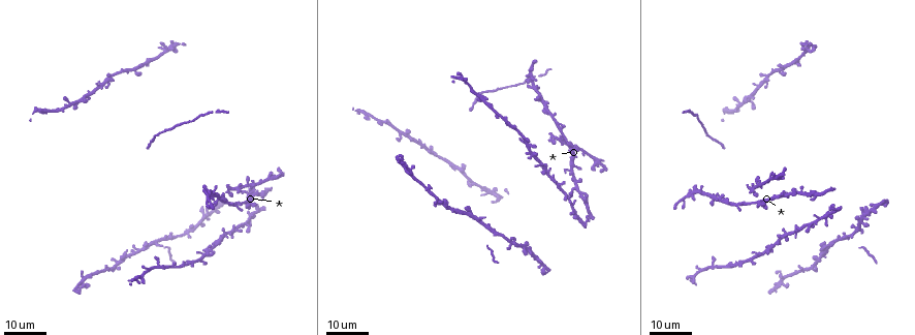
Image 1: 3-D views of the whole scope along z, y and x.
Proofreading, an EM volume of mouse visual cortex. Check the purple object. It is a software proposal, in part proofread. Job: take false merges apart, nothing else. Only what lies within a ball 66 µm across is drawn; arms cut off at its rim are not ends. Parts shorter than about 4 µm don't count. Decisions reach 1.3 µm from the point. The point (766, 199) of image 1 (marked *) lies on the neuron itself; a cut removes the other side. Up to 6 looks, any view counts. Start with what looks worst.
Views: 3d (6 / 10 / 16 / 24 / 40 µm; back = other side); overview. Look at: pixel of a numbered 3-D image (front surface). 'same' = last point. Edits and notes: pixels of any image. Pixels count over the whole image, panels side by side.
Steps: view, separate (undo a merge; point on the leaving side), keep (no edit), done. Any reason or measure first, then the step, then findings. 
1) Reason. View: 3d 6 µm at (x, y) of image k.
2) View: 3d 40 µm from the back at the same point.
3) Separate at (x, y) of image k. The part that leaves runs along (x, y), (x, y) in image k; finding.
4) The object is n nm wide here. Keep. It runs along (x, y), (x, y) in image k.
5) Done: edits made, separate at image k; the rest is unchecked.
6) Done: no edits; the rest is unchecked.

Three-way junction. View: 3d 24 µm at (404, 134) of image 1.

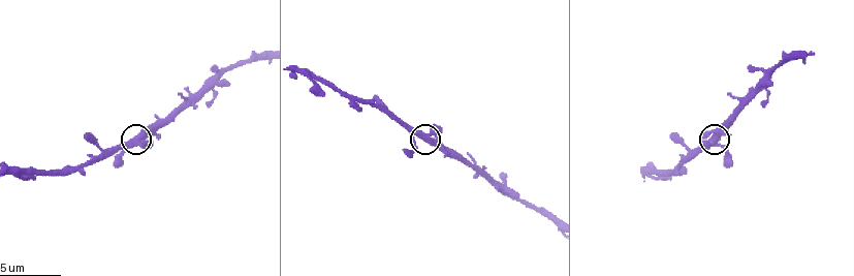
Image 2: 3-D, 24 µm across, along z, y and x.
Zoom in. View: 3d 10 µm at (137, 137) of image 2.

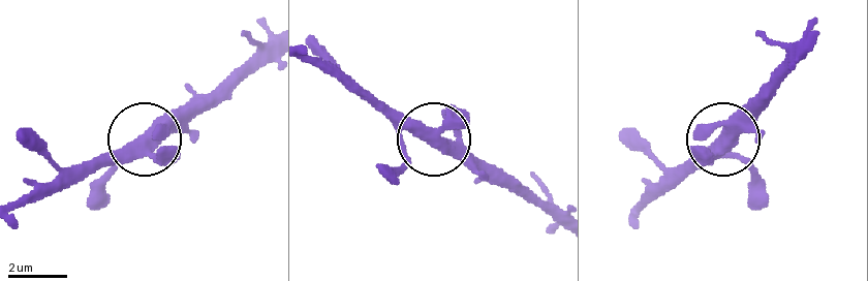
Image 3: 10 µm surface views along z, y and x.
The side arm is 17 µm long. Keep. One neuron here.

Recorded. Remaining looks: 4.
Two arms in line, one across. View: 3d 24 µm at (174, 235) of image 1.

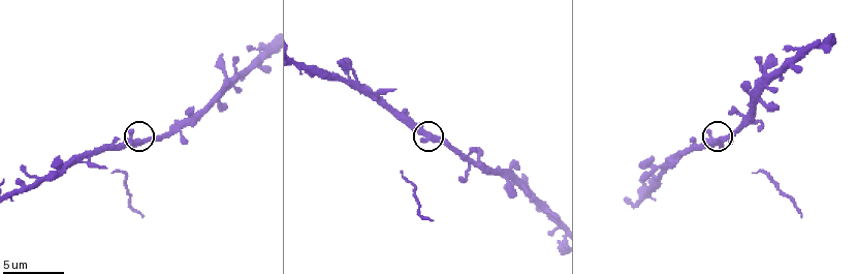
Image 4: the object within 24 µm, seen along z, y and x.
View: 3d 10 µm at (425, 136) of image 4.

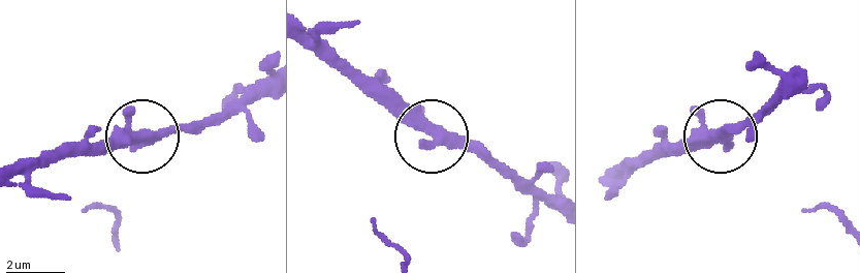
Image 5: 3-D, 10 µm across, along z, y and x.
3 arms meet here. Keep. Continuous, no second neuron.

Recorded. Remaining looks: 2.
Arms part here. View: 3d 6 µm at (510, 169) of image 4.

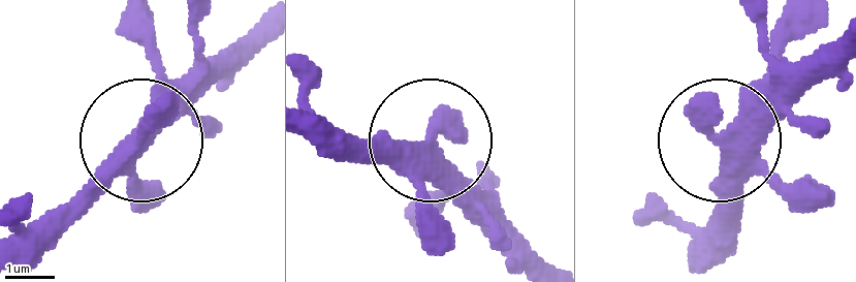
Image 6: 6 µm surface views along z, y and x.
View: 3d 6 µm from the back at (432, 137) of image 6.

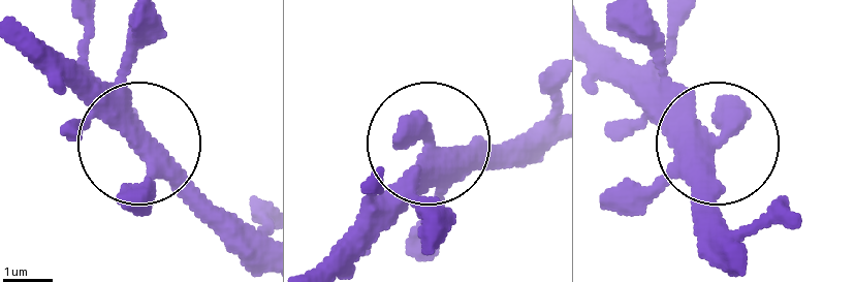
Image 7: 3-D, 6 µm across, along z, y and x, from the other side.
The object is 380 nm wide here. Keep. All the same neuron.

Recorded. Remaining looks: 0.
Done: no edits; the rest is unchecked.

